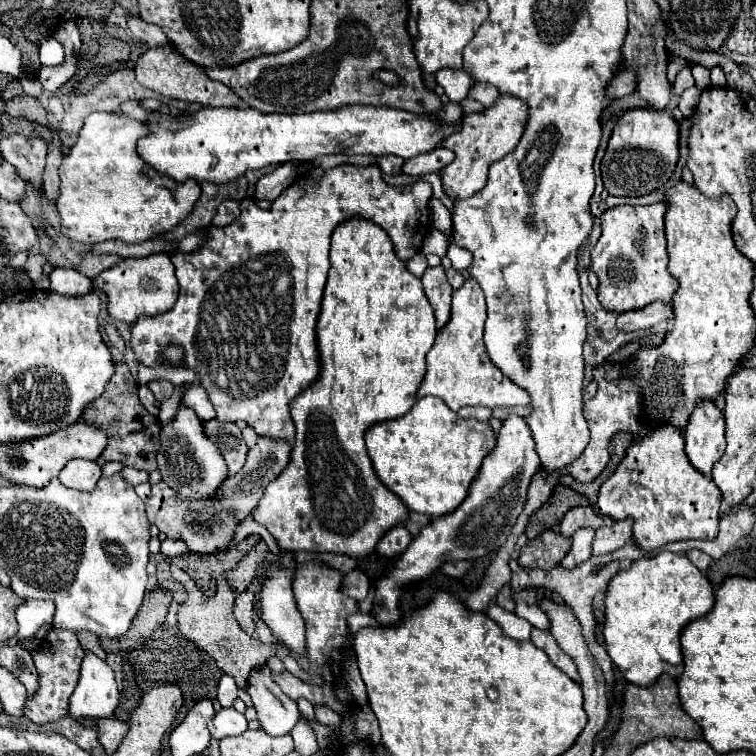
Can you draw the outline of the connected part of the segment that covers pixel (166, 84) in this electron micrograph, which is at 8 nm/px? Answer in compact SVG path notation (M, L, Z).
M172 47L148 49L138 59L134 71L136 71L136 79L140 85L144 85L146 89L152 89L158 95L164 95L168 99L178 99L178 101L186 101L186 103L200 103L204 107L238 107L240 105L240 97L236 93L232 93L224 83L208 79L198 69L198 65L180 57Z

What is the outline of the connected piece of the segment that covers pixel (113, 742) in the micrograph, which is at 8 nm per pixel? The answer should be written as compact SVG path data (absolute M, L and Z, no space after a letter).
M108 717L108 719L98 719L98 739L104 745L104 749L108 751L108 755L112 755L120 741L126 737L128 733L128 723L116 719L116 717Z

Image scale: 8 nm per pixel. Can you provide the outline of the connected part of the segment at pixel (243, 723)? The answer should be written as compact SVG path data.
M222 709L214 715L212 723L210 723L210 733L214 739L224 739L230 735L240 735L248 729L248 721L242 713L230 709Z

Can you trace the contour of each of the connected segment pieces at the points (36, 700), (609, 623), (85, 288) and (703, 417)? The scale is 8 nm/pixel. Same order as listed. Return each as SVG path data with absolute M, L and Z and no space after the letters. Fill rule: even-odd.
M50 629L42 639L40 651L34 653L34 663L40 673L40 689L38 693L26 701L22 715L32 723L50 723L68 713L68 699L78 685L80 679L80 663L84 659L82 647L72 631L66 629Z
M660 551L658 555L654 555L654 557L650 557L650 559L648 559L648 557L642 557L642 559L638 559L636 563L632 563L630 569L620 571L620 573L610 581L610 587L608 587L608 593L606 593L606 623L604 623L606 651L608 651L608 655L612 657L614 665L616 665L616 667L624 673L624 677L626 677L630 683L634 683L634 685L640 685L640 687L654 685L662 673L670 673L672 677L680 677L682 671L684 671L684 659L682 659L682 647L680 647L680 633L682 633L682 629L684 629L690 621L694 621L694 619L698 619L698 617L704 617L712 607L714 607L714 589L712 589L710 581L706 579L706 575L702 575L702 573L690 563L690 559L688 559L686 555L678 555L678 553L670 553L670 551Z
M56 267L50 273L50 289L60 295L84 295L92 291L92 279L70 267Z
M700 401L684 429L686 455L690 463L706 477L710 477L714 463L722 457L724 441L724 415L708 401Z

